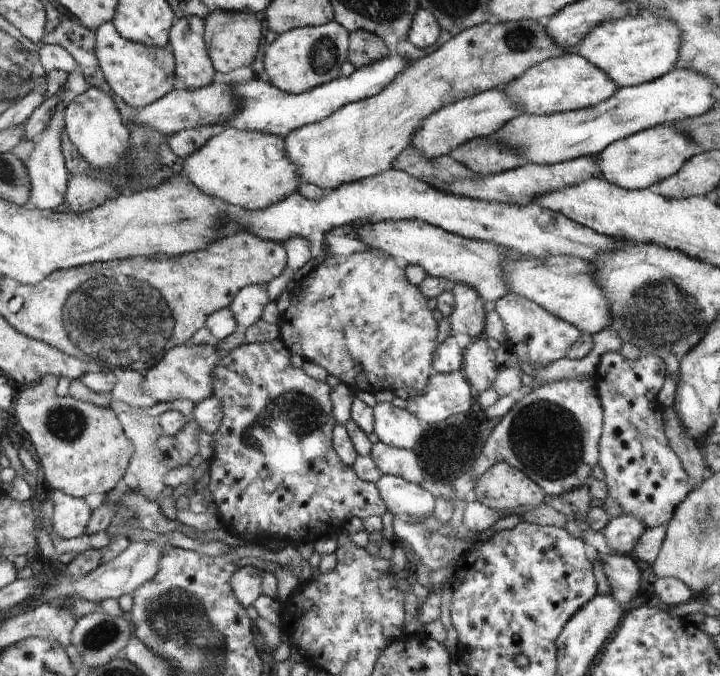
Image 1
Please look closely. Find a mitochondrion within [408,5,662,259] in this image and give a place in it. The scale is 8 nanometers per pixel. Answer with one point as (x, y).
(517, 40)

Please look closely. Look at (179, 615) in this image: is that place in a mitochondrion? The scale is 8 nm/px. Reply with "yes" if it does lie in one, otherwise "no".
yes

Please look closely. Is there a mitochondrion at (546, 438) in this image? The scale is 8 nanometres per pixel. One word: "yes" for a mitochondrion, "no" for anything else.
yes

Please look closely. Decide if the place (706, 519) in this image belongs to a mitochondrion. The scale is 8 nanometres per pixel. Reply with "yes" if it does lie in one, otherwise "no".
yes

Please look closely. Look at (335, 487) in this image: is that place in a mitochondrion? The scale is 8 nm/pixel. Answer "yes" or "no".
no

